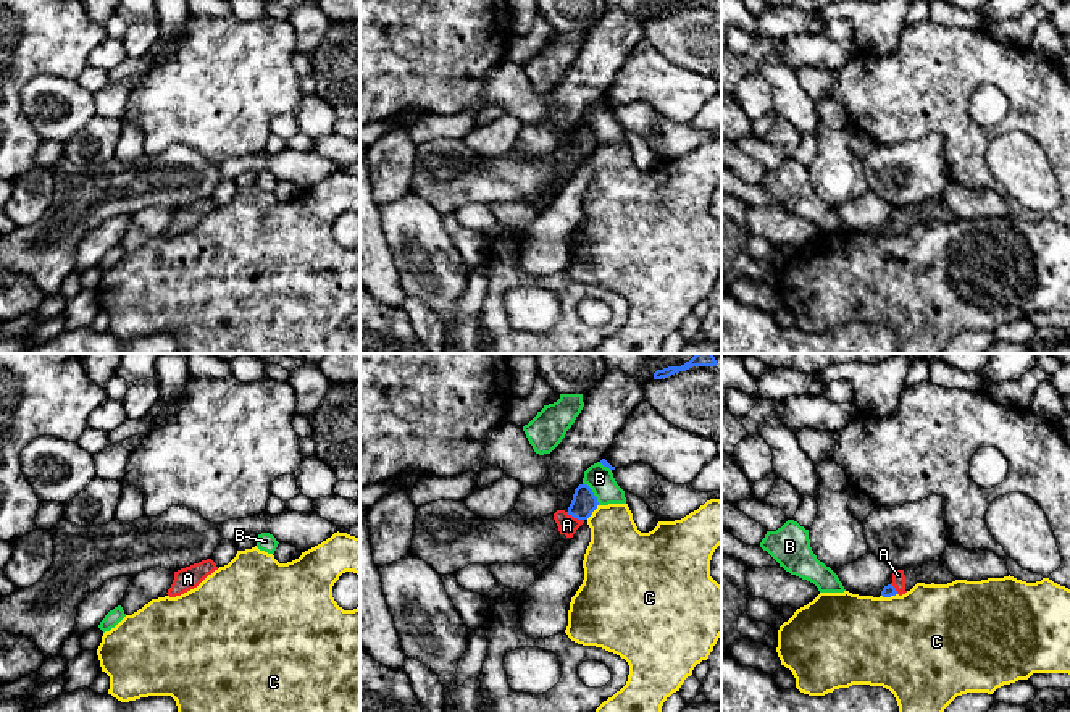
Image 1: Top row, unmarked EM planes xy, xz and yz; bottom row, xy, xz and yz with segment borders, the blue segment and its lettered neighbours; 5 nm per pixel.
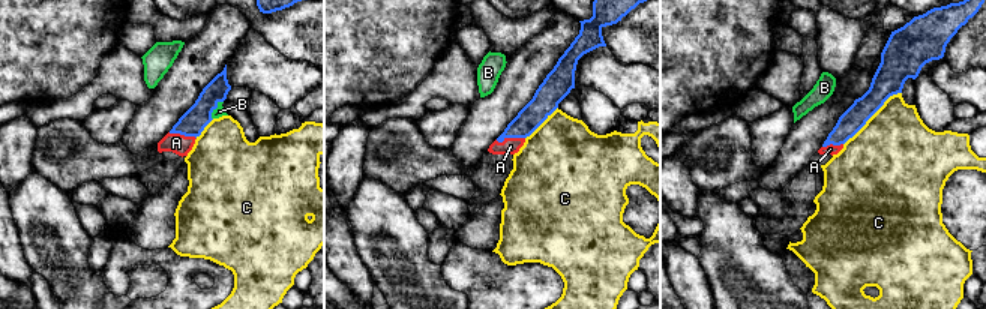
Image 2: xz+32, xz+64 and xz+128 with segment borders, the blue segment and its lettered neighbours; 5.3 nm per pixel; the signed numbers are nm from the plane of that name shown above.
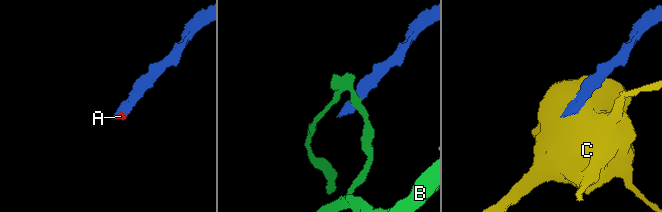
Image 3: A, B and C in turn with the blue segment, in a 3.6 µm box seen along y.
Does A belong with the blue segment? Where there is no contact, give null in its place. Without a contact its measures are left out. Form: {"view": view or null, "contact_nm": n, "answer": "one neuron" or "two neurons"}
{"view": "xz", "contact_nm": 100, "answer": "one neuron"}

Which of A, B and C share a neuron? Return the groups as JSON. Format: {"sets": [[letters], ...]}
{"sets": [["A"], ["B"], ["C"]]}

